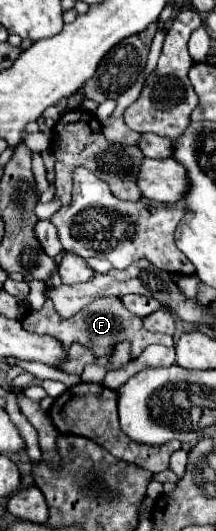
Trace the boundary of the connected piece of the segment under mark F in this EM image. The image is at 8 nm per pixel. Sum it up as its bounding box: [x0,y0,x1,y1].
[21,297,173,357]

